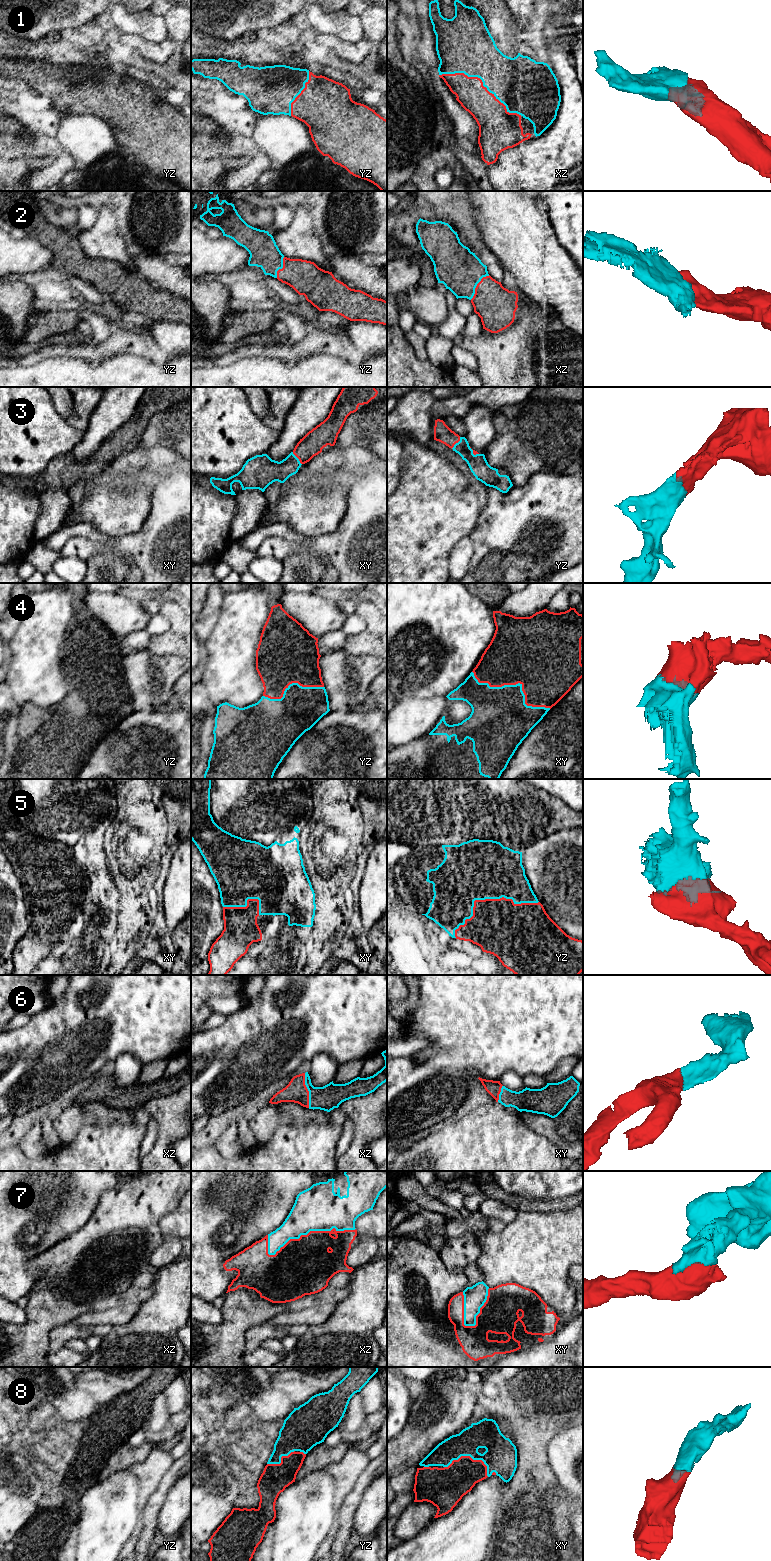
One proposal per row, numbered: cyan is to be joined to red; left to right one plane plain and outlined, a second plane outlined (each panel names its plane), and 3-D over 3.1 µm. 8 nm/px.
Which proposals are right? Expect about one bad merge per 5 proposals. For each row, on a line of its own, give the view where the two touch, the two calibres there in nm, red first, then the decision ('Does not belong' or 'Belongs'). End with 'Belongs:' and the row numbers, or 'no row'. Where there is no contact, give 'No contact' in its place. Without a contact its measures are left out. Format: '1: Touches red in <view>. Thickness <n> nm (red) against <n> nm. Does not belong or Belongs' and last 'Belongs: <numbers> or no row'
1: Touches red in xz. Thickness 240 nm (red) against 380 nm. Belongs
2: Touches red in xz. Thickness 320 nm (red) against 360 nm. Belongs
3: Touches red in yz. Thickness 140 nm (red) against 150 nm. Belongs
4: Touches red in xy. Thickness 500 nm (red) against 380 nm. Belongs
5: Touches red in yz. Thickness 440 nm (red) against 480 nm. Belongs
6: Touches red in xz. Thickness 180 nm (red) against 200 nm. Belongs
7: Touches red in xz. Thickness 400 nm (red) against 360 nm. Belongs
8: Touches red in xy. Thickness 280 nm (red) against 260 nm. Belongs
Belongs: 1, 2, 3, 4, 5, 6, 7, 8

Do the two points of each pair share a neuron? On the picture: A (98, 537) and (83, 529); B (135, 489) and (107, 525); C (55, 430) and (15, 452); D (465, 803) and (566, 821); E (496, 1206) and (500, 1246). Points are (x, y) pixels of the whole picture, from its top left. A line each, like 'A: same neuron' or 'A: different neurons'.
A: same neuron
B: same neuron
C: same neuron
D: same neuron
E: different neurons

